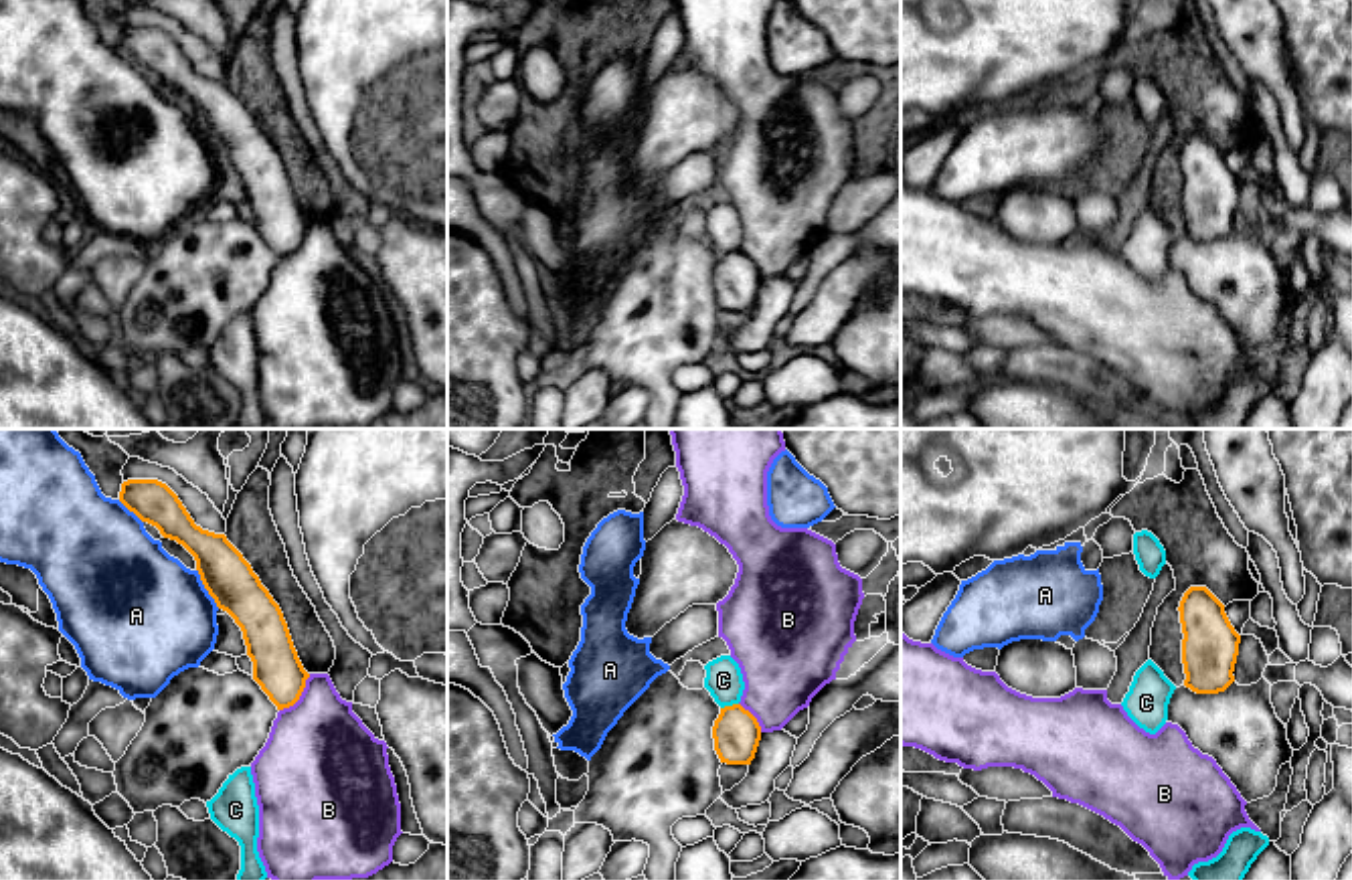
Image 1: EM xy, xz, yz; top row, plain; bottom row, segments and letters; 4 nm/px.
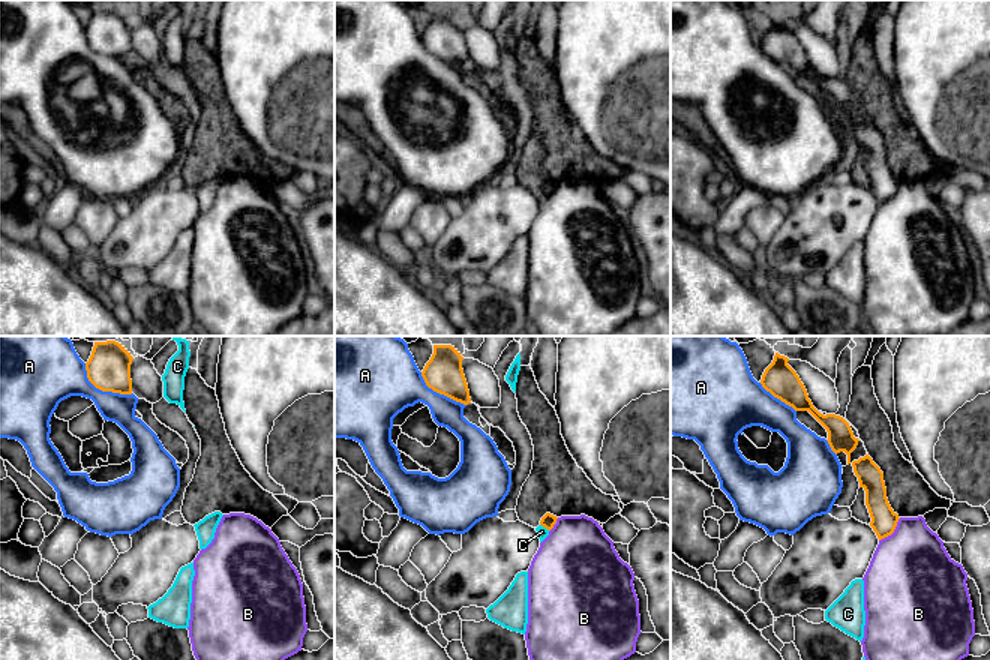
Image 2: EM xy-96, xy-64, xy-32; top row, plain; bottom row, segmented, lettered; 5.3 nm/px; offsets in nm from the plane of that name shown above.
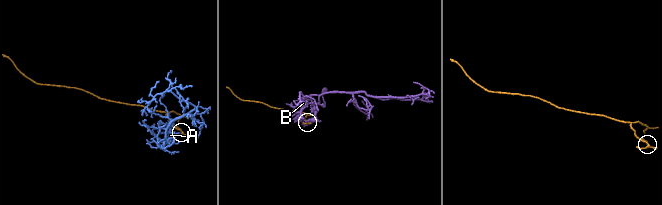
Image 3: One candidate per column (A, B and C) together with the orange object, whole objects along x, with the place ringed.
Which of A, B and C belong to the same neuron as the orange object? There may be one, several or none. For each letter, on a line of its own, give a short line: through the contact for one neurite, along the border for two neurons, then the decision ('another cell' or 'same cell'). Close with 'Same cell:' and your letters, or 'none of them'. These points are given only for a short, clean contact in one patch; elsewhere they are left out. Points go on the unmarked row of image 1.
A: another cell
B: another cell
C: xz (737, 249), (721, 255) | another cell
Same cell: none of them

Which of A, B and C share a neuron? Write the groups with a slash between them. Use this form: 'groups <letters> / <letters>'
groups A / B / C

